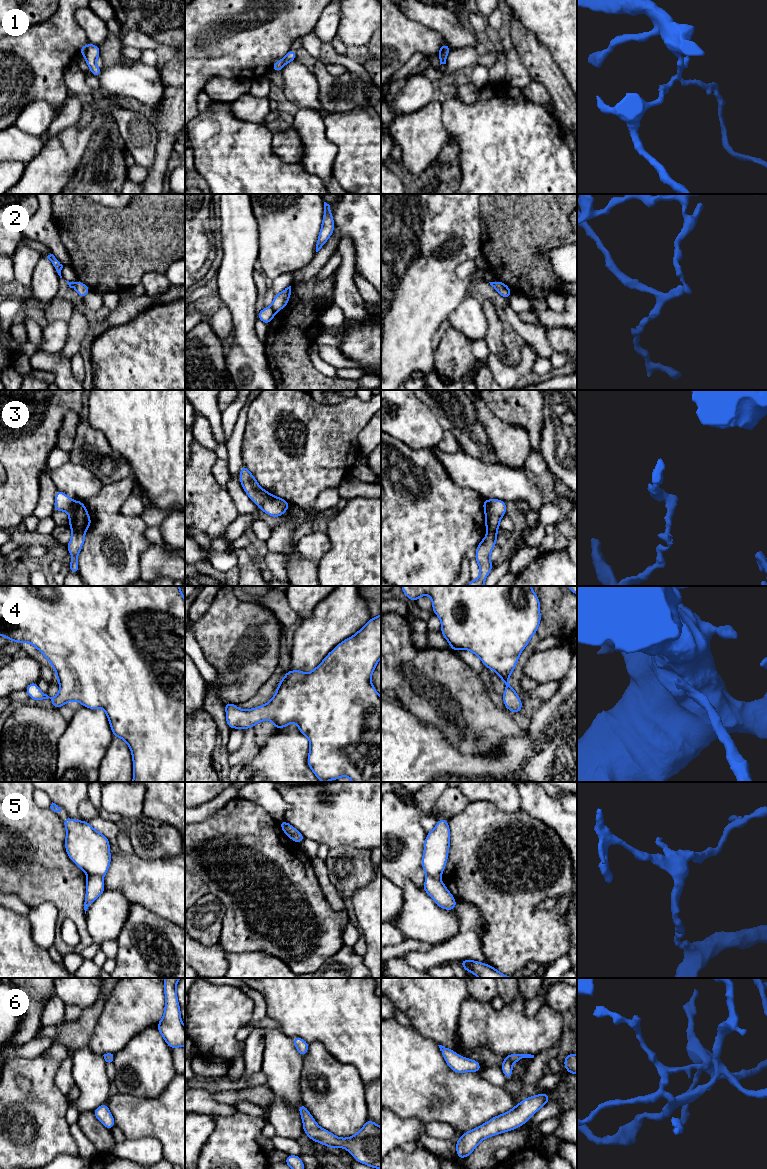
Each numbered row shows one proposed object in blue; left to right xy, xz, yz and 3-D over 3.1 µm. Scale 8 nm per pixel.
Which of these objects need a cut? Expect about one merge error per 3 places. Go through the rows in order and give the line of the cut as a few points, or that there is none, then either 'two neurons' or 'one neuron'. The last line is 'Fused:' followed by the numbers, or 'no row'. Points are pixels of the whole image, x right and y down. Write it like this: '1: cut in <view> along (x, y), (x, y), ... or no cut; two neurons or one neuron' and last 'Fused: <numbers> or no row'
1: cut in xz along (282, 59), (285, 63); two neurons
2: cut in xz along (270, 307), (275, 312); two neurons
3: cut in xz along (269, 494), (259, 507); two neurons
4: no cut; one neuron
5: cut in xy along (87, 874), (101, 877); two neurons
6: no cut; one neuron
Fused: 1, 2, 3, 5

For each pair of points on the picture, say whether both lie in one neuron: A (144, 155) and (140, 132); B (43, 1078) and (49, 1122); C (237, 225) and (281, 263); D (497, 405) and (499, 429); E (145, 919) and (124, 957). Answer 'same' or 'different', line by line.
A: same
B: same
C: different
D: different
E: same

